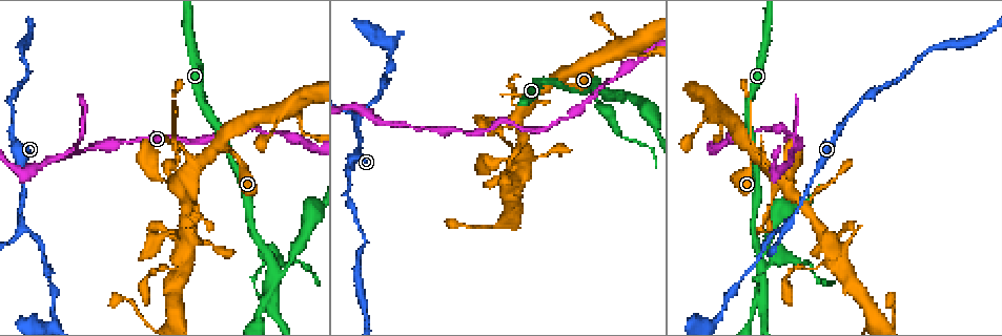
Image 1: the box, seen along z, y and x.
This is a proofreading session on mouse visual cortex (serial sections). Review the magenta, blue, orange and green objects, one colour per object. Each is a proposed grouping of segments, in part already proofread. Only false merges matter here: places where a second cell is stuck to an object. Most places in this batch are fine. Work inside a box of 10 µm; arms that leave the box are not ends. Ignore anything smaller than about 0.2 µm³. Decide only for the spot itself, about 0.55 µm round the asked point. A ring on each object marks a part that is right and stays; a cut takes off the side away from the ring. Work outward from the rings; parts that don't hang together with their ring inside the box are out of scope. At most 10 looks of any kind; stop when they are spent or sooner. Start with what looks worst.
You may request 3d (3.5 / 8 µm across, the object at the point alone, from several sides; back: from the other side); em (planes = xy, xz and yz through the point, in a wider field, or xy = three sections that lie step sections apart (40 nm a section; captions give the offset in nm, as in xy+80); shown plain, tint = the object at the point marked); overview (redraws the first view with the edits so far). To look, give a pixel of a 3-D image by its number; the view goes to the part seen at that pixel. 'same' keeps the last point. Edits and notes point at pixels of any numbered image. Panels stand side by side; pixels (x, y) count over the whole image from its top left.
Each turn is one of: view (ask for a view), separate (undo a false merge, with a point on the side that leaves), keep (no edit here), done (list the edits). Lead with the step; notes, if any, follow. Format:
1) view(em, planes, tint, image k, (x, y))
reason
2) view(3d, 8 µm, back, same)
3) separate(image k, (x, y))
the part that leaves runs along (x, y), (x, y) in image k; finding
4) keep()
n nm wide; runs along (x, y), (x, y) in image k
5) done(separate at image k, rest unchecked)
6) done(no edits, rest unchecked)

view(3d, 3.5 µm, image 1, (791, 149))
a narrow waist

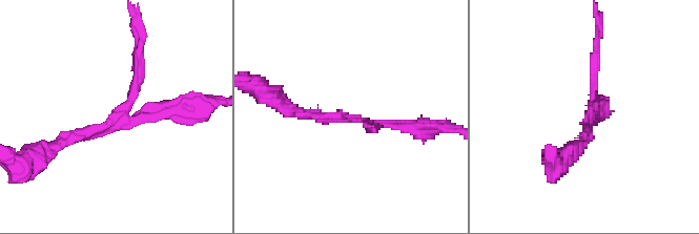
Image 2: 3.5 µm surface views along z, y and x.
view(em, planes, tint, image 2, (132, 114))
now the EM

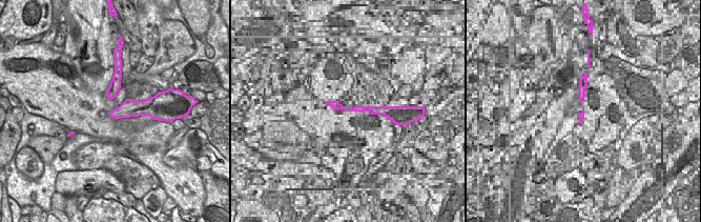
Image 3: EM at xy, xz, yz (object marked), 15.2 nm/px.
keep()
runs along (199, 105), (121, 112), (69, 137) in image 2; all the same cell

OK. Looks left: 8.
view(3d, 3.5 µm, image 1, (785, 225))

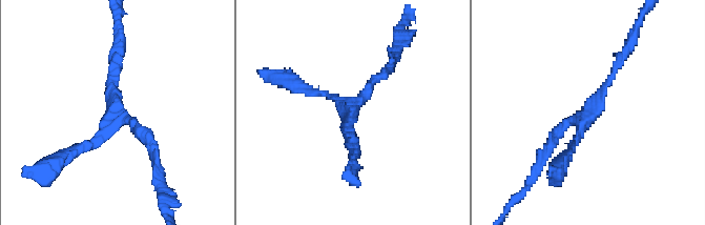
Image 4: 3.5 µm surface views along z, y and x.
view(em, xy, step 2, tint, image 4, (349, 109))
3 arms; arms of 100, 150, 150 nm; shape alone is not enough

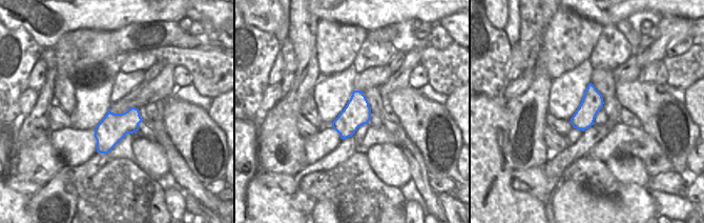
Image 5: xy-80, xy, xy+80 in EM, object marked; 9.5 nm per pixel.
keep()
runs along (625, 54), (547, 150) in image 4; one cell here

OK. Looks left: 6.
view(3d, 3.5 µm, back, image 1, (272, 270))
a fork

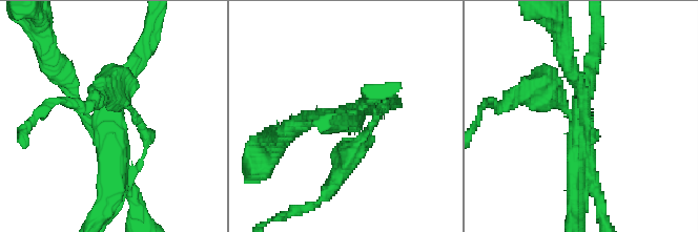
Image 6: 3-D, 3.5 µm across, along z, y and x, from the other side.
view(em, xy, step 1, tint, image 6, (579, 115))
3 arms; arms of 150, 200, 300 nm; now the EM

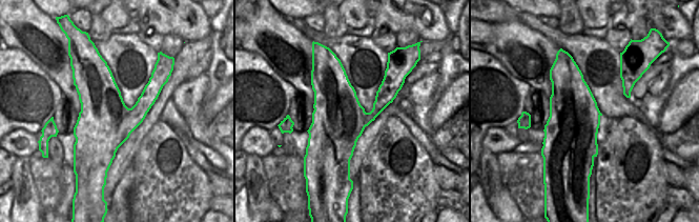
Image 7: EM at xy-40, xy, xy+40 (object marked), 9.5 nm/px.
keep()
runs along (594, 56), (578, 126), (578, 162), (589, 168) in image 6; all the same cell

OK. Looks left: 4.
view(3d, 3.5 µm, image 1, (766, 164))

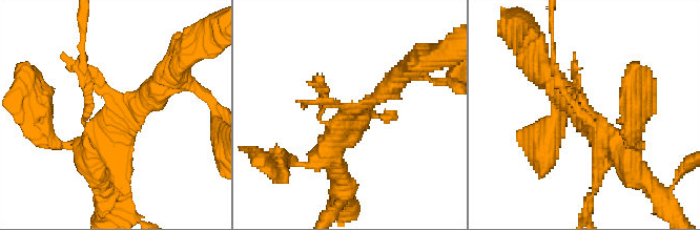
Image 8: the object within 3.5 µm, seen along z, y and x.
view(em, planes, tint, image 8, (122, 115))
need the tissue

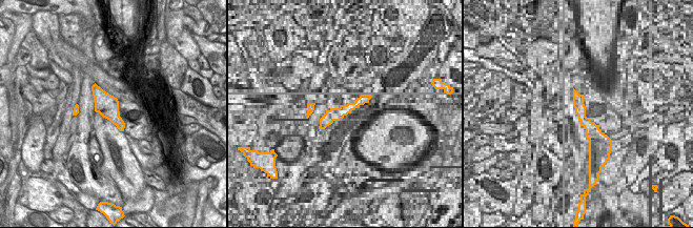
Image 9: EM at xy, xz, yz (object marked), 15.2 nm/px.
keep()
one cell here

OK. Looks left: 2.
done(no edits, rest unchecked)

